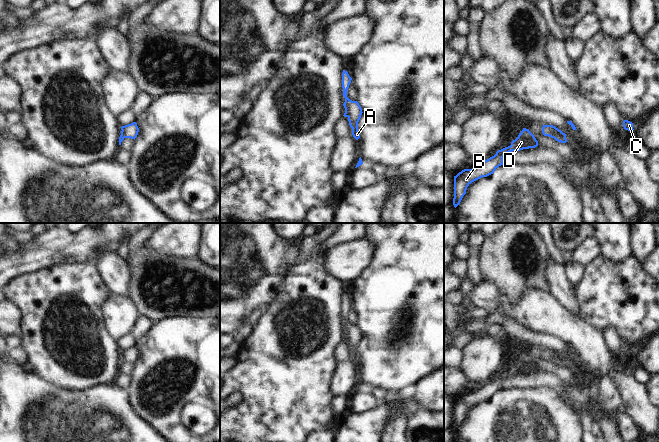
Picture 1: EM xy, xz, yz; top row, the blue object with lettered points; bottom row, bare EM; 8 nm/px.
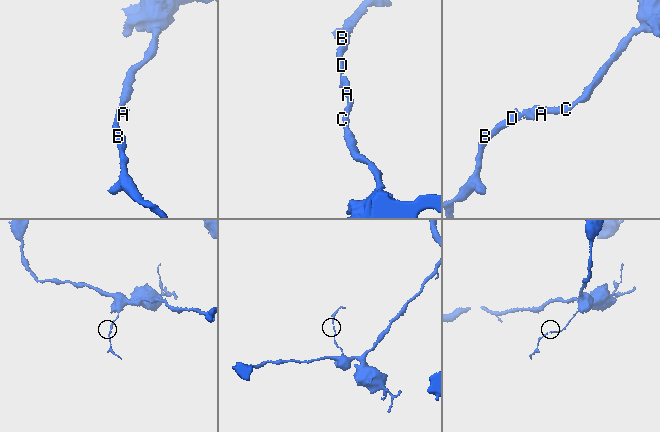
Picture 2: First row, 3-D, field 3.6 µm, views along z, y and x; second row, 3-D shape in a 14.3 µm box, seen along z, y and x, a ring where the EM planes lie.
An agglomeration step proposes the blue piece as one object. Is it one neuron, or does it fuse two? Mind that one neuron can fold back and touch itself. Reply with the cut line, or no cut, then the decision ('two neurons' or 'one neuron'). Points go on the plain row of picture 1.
cut none; one neuron

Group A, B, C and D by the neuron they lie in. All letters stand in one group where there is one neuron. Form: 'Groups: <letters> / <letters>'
Groups: A B C D

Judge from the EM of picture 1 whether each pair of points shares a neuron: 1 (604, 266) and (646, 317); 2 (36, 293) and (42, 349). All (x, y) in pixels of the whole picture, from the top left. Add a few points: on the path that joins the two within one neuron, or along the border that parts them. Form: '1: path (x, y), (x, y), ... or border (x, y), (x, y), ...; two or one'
1: path (616, 280), (627, 291), (638, 295), (639, 303); one
2: path (42, 307), (41, 335); one

